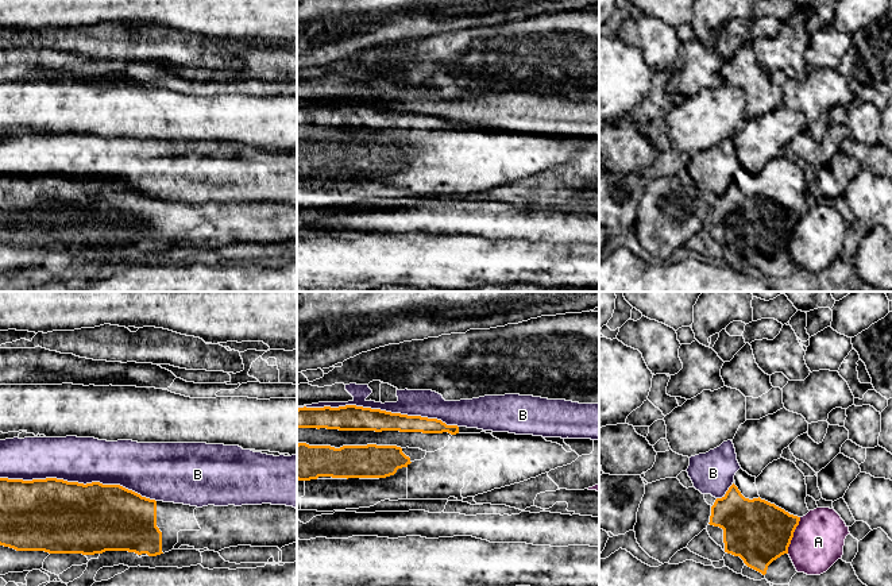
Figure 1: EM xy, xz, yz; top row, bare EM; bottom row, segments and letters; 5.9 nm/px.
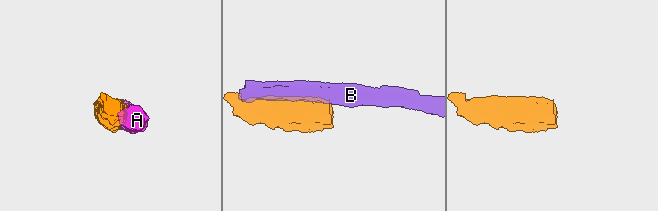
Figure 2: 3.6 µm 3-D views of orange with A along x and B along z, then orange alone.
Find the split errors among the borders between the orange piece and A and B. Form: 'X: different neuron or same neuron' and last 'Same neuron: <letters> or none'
A: different neuron
B: different neuron
Same neuron: none

